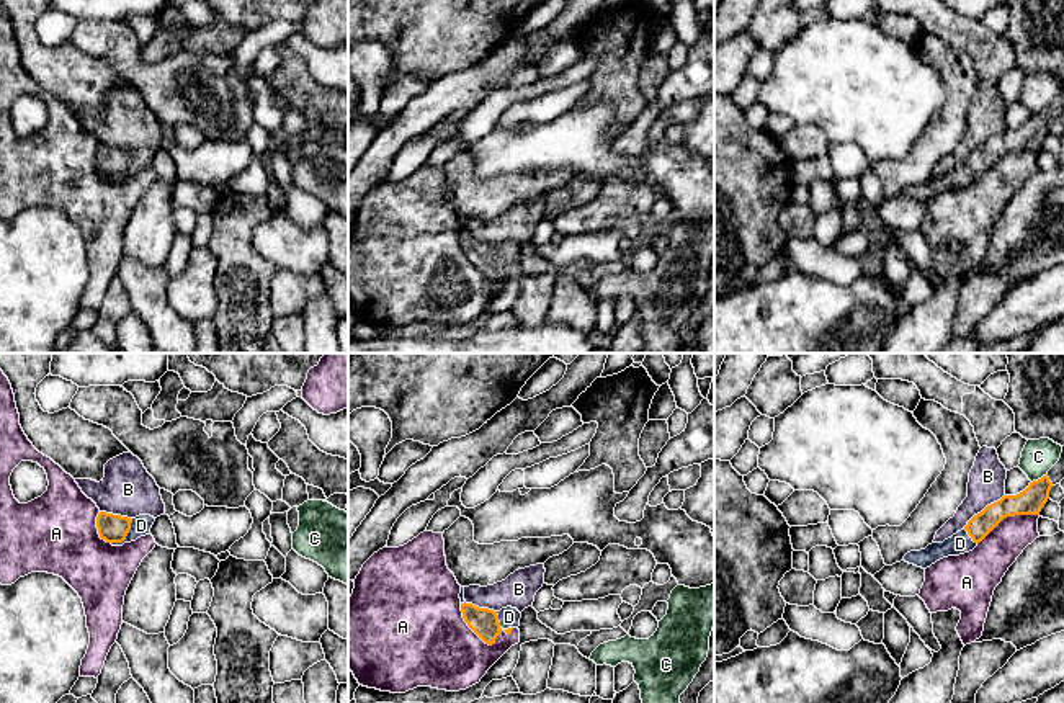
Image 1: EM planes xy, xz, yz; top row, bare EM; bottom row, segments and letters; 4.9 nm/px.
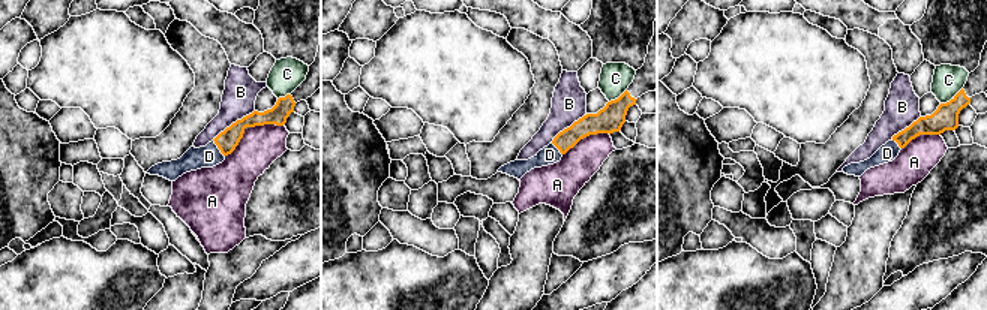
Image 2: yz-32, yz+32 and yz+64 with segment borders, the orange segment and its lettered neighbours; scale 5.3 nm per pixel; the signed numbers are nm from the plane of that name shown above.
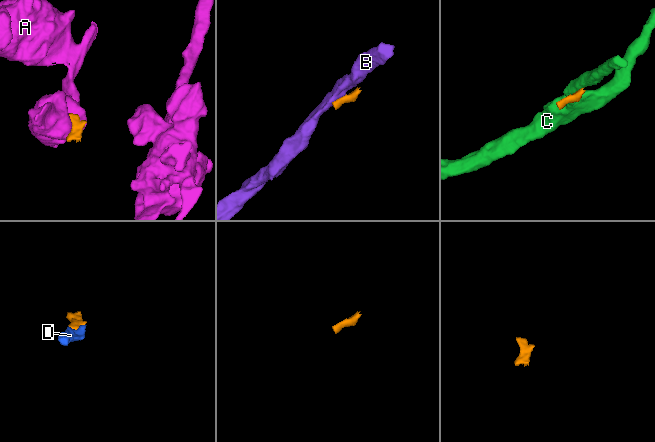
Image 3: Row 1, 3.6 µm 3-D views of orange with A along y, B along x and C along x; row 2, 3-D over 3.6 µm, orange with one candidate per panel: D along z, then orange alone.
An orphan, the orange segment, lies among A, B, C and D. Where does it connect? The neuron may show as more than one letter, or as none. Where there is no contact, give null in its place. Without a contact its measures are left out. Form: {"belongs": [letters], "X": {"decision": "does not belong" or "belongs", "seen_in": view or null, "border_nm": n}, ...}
{"belongs": ["D"], "A": {"decision": "does not belong", "seen_in": "xz", "border_nm": 300}, "B": {"decision": "does not belong", "seen_in": "yz", "border_nm": 260}, "C": {"decision": "does not belong", "seen_in": "yz", "border_nm": 90}, "D": {"decision": "belongs", "seen_in": "xy", "border_nm": 170}}

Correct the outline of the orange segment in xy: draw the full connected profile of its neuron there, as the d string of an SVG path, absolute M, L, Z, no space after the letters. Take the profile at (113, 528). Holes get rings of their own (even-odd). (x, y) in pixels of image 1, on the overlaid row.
M100 512L96 517L96 528L101 540L111 543L113 546L123 546L124 543L131 543L149 535L154 522L155 518L150 515L127 518Z

